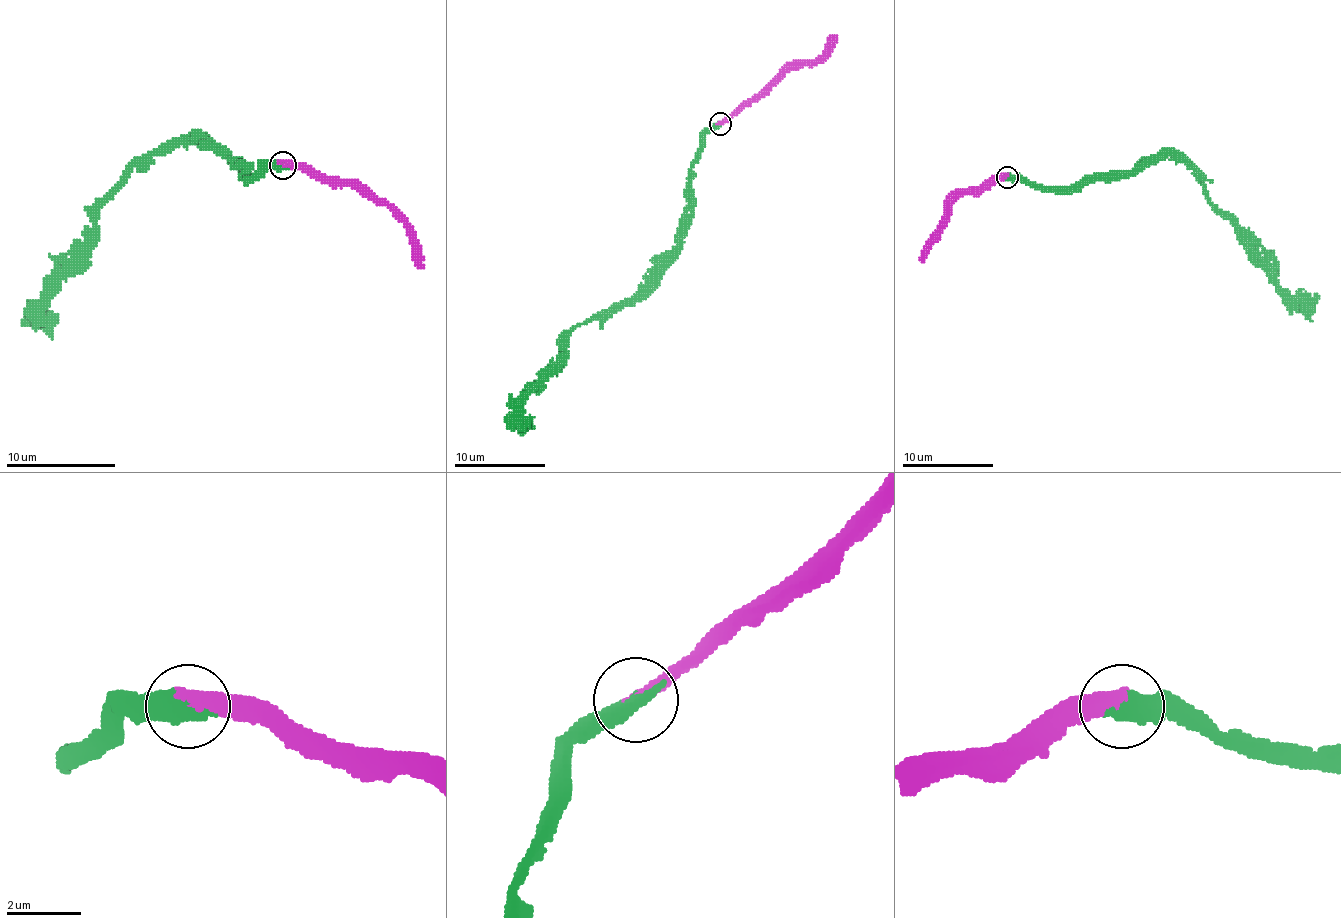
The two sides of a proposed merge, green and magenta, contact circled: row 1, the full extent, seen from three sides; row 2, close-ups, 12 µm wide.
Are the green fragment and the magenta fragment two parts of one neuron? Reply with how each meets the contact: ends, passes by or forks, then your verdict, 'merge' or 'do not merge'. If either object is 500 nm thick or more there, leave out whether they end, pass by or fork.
merge

